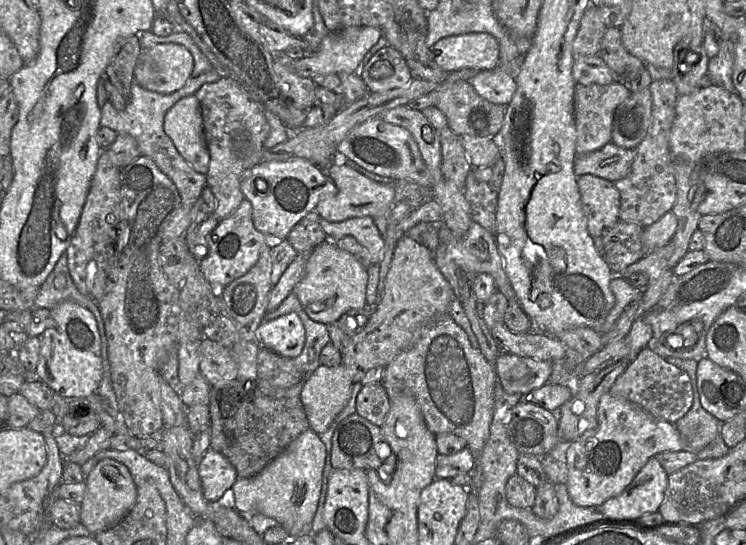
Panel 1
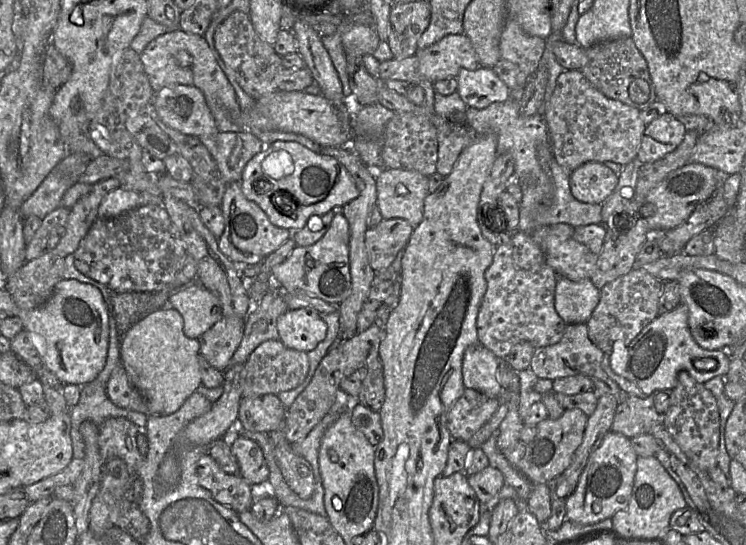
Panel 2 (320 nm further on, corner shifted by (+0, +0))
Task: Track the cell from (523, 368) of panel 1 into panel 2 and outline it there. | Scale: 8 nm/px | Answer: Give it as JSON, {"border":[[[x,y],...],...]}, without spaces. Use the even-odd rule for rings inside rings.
{"border":[[[684,303],[670,312],[659,314],[628,344],[615,345],[612,351],[604,353],[602,368],[624,392],[640,398],[646,398],[656,391],[672,390],[677,385],[681,371],[686,371],[701,384],[715,377],[725,377],[730,366],[729,356],[722,350],[706,350],[697,344],[689,330],[688,314],[688,307]]]}

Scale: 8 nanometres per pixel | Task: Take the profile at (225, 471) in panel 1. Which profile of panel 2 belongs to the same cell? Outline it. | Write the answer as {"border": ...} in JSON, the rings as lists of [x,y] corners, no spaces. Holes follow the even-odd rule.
{"border":[[[231,436],[232,454],[239,465],[238,475],[250,485],[267,483],[269,467],[261,447],[245,436]]]}

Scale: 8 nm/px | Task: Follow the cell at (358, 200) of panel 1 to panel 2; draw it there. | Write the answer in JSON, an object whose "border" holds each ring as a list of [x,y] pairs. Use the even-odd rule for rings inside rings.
{"border":[[[382,168],[375,173],[376,206],[383,219],[402,218],[418,226],[429,195],[429,176],[415,170]]]}

